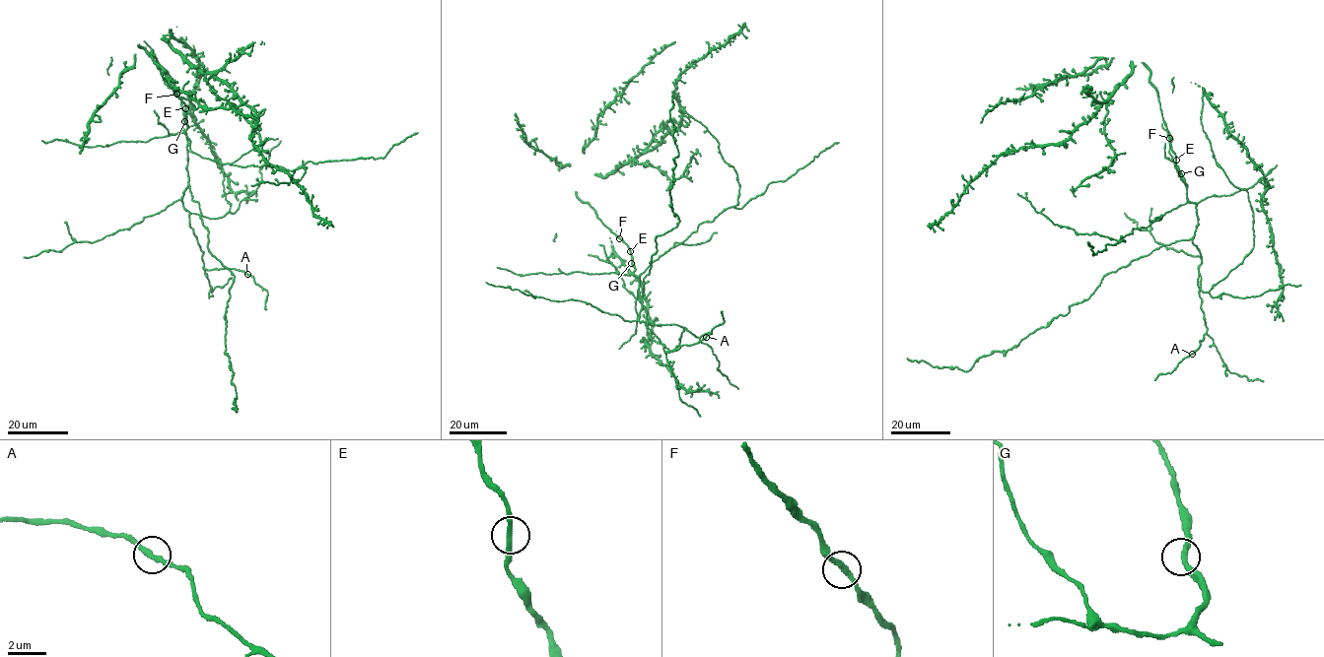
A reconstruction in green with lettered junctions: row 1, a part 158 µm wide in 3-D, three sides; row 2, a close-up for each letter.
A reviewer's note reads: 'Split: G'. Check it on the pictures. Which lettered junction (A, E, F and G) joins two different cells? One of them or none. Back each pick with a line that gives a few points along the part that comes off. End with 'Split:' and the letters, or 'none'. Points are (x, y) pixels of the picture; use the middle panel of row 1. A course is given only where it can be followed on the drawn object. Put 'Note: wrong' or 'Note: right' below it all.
Split: none
Note: wrong

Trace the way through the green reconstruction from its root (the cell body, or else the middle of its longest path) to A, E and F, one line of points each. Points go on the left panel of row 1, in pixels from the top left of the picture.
A: (185, 120), (190, 143), (181, 204), (189, 213), (203, 267), (247, 274)
E: (185, 120), (185, 108)
F: (185, 120), (185, 104), (176, 94)

